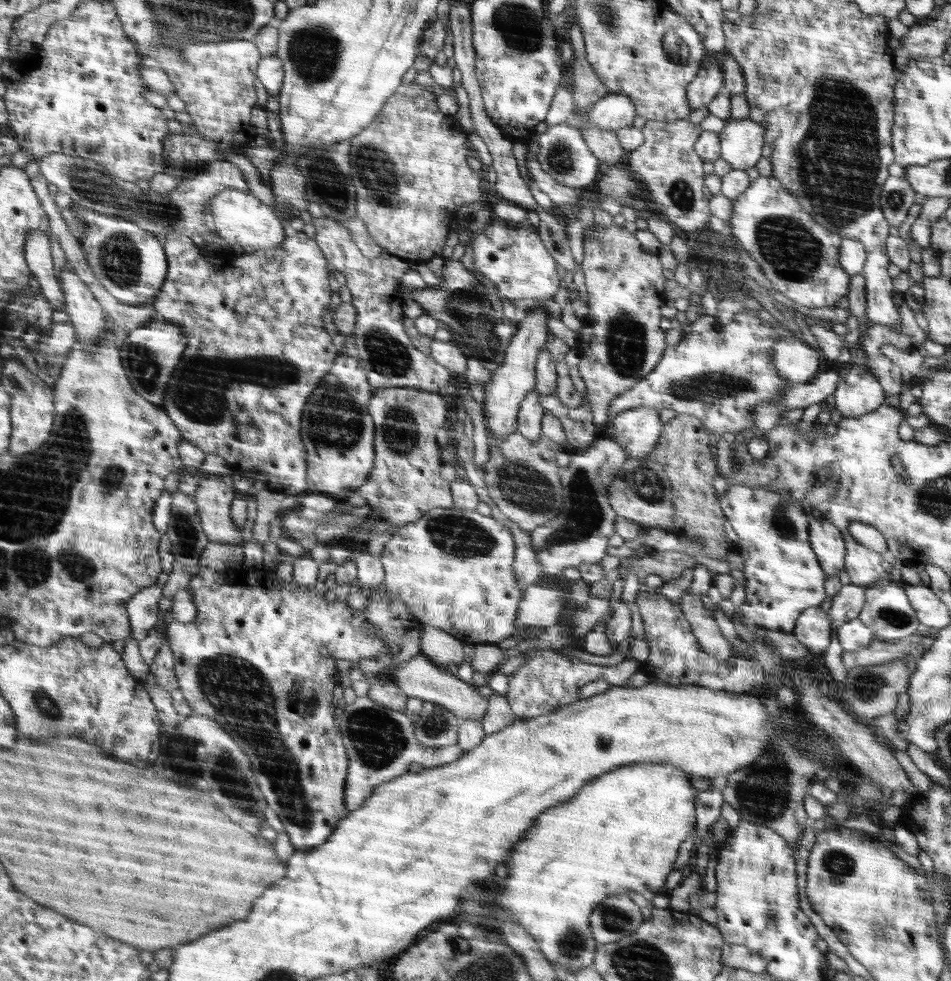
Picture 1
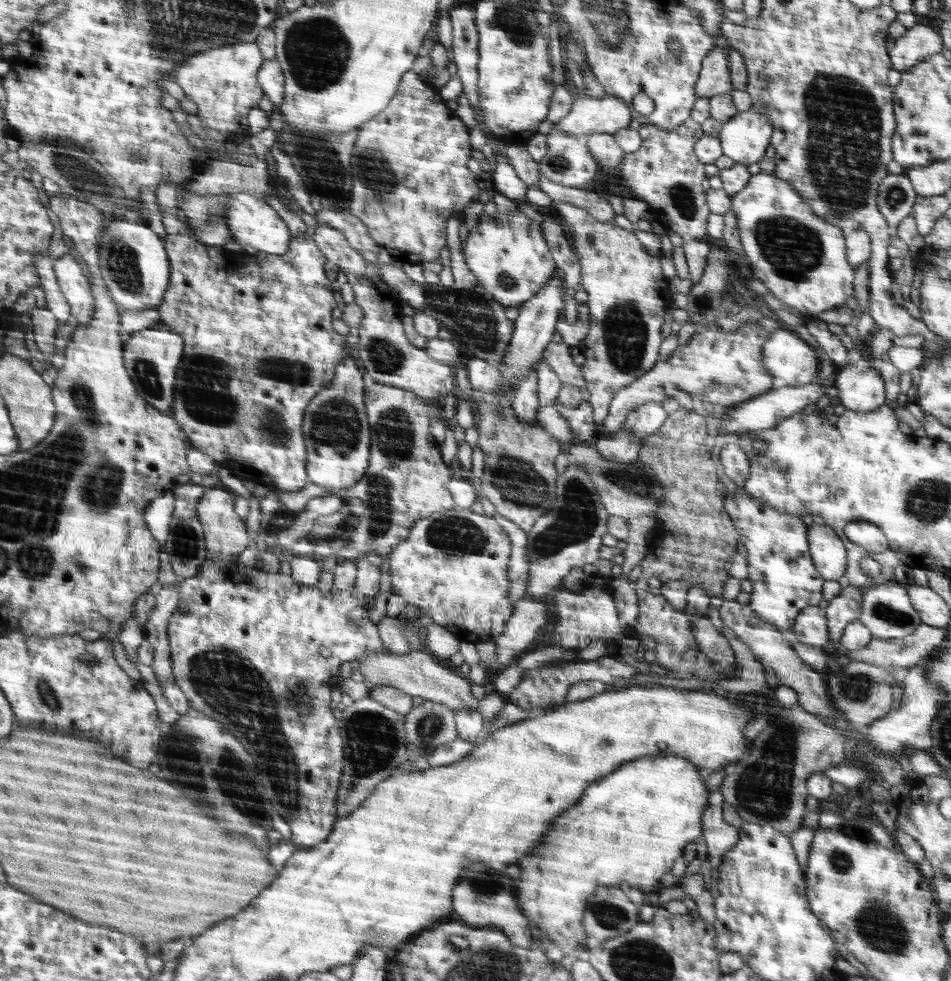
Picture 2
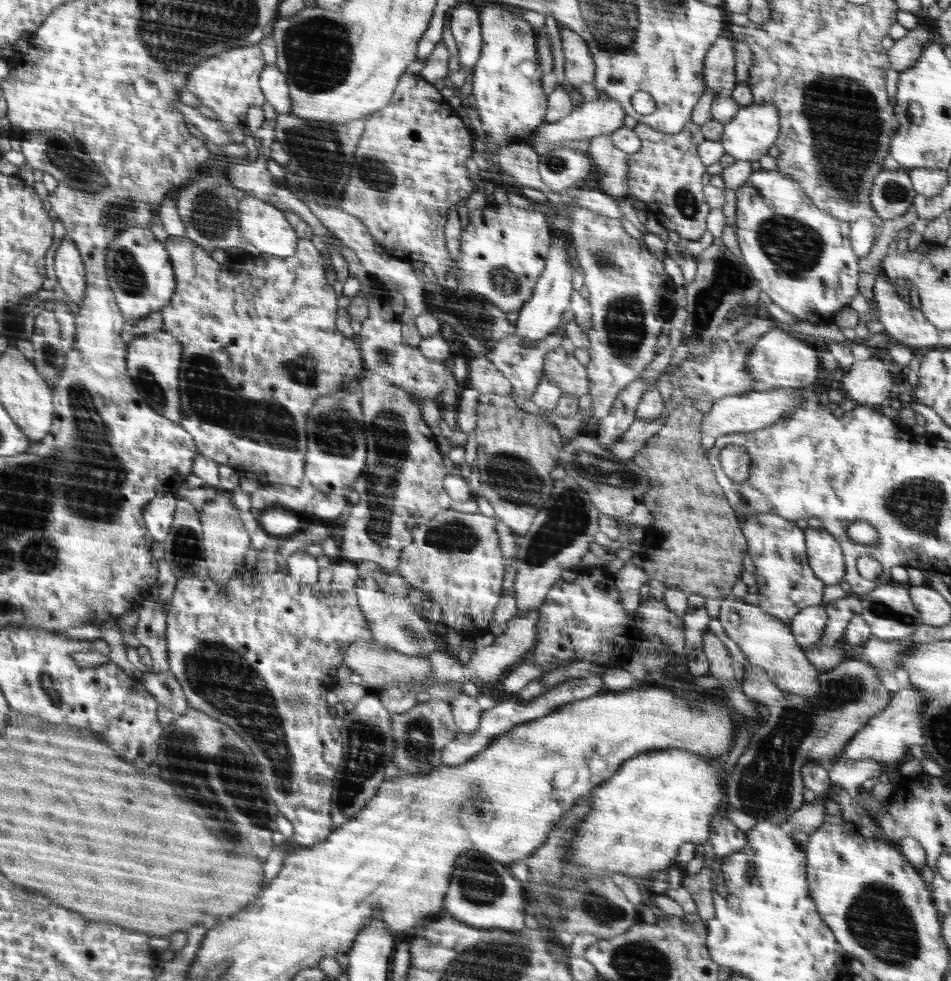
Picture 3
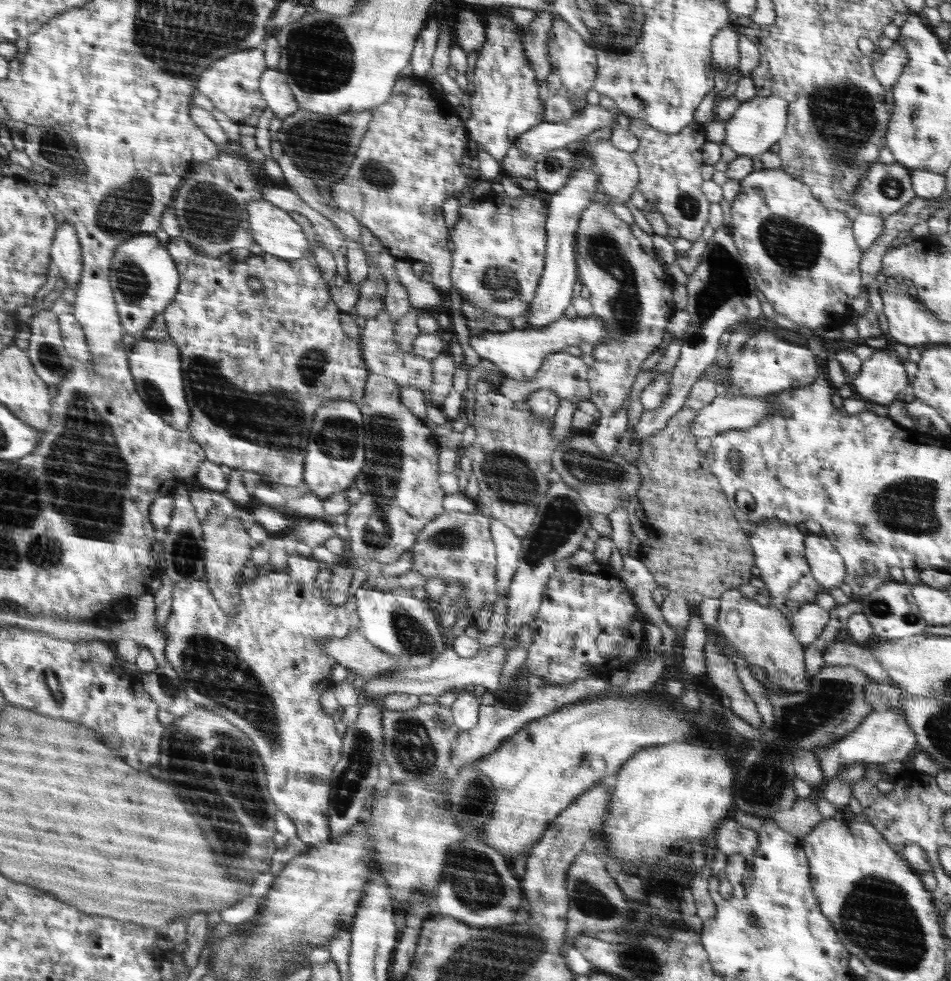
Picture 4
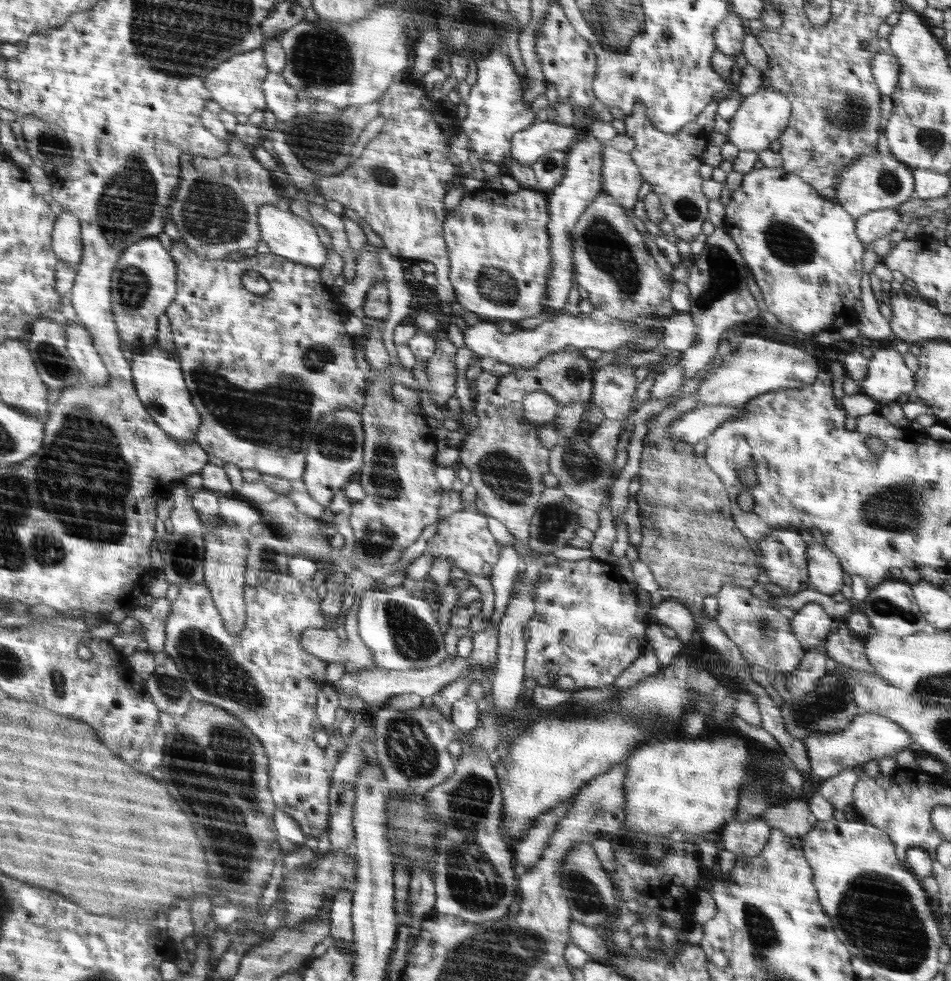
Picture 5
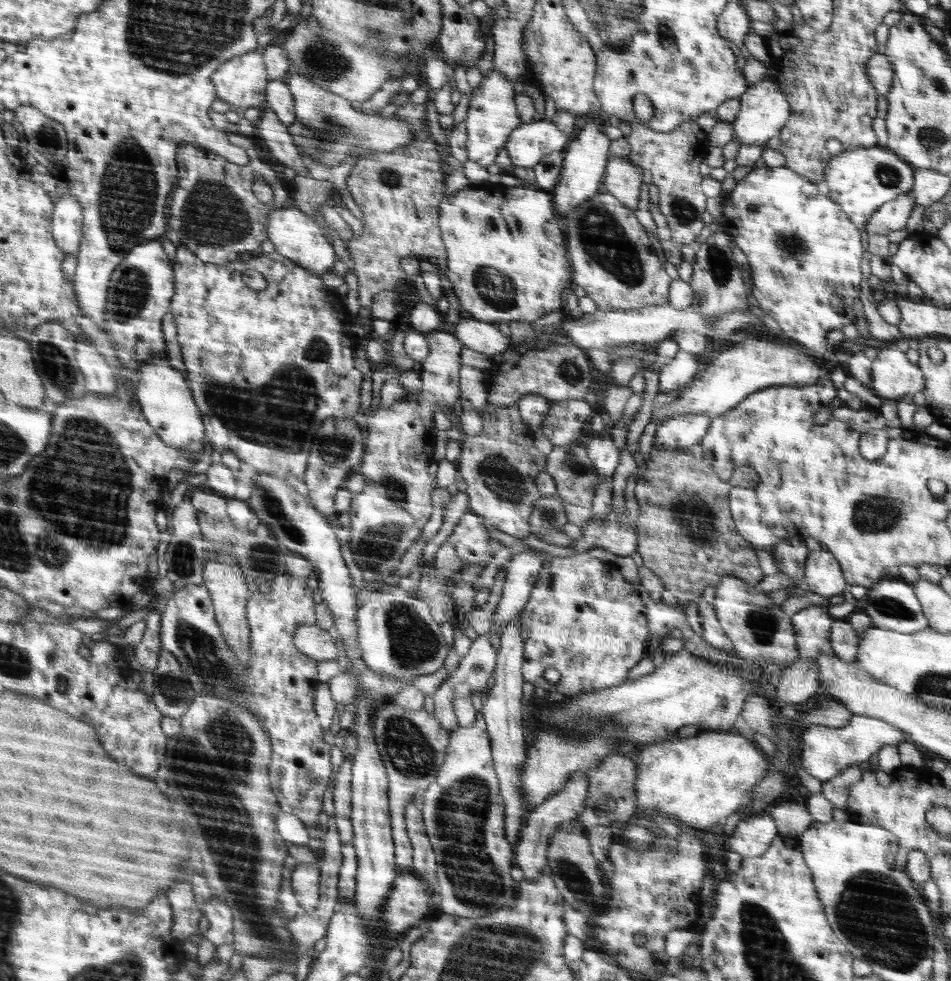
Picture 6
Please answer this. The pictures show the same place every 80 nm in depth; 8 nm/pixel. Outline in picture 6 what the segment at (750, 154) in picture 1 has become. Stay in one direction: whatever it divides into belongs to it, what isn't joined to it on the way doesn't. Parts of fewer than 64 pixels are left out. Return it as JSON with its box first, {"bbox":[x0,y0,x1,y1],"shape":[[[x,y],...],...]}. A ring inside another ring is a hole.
{"bbox":[732,79,792,145],"shape":[[[764,79],[749,86],[748,92],[739,99],[741,103],[740,112],[732,122],[734,134],[736,134],[734,140],[739,145],[767,145],[770,139],[779,137],[785,127],[785,122],[792,116],[792,105],[788,102],[788,96],[784,96],[784,94],[781,86],[772,80]]]}

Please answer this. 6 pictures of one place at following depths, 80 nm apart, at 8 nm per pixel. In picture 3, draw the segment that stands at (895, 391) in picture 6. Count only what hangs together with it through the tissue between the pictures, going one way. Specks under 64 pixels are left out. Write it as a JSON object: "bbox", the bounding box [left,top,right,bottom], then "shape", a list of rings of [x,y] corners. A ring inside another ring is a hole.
{"bbox":[839,353,892,407],"shape":[[[876,353],[868,360],[856,361],[848,370],[841,371],[839,380],[845,398],[854,400],[856,406],[873,407],[888,398],[892,388],[890,358],[882,359]]]}

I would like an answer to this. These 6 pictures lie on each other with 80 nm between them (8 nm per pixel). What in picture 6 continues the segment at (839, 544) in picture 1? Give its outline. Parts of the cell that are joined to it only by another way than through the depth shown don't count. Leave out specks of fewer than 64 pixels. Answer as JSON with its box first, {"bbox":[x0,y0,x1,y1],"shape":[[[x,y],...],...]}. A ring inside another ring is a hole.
{"bbox":[803,550,848,598],"shape":[[[828,550],[811,551],[806,565],[806,577],[803,579],[805,588],[826,598],[842,595],[848,586],[842,572],[838,560]]]}

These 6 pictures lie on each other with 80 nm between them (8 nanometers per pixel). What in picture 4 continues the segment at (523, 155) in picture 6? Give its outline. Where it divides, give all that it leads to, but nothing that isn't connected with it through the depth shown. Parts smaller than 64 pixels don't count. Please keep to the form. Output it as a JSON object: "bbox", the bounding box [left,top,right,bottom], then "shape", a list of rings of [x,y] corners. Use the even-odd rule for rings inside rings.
{"bbox":[514,105,615,157],"shape":[[[587,105],[580,114],[568,120],[540,122],[534,129],[518,137],[514,148],[533,157],[548,150],[566,149],[568,145],[584,140],[596,129],[610,126],[615,117],[612,110],[606,110],[600,105]]]}

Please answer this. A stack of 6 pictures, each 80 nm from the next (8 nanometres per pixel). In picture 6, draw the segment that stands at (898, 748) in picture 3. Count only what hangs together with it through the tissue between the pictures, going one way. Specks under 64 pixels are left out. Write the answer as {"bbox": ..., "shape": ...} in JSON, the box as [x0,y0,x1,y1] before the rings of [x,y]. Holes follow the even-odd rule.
{"bbox":[799,715,905,782],"shape":[[[853,715],[849,724],[842,728],[811,726],[799,733],[800,760],[810,776],[822,782],[827,781],[838,776],[845,768],[869,761],[883,746],[898,746],[905,740],[902,732],[886,721],[864,715]]]}

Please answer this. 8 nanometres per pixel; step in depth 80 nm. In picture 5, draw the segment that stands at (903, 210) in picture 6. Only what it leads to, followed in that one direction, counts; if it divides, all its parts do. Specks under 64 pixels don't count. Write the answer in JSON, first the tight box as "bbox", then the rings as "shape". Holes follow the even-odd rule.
{"bbox":[856,207,900,245],"shape":[[[900,207],[896,209],[879,209],[856,221],[857,237],[870,245],[875,240],[888,236],[900,222]]]}

